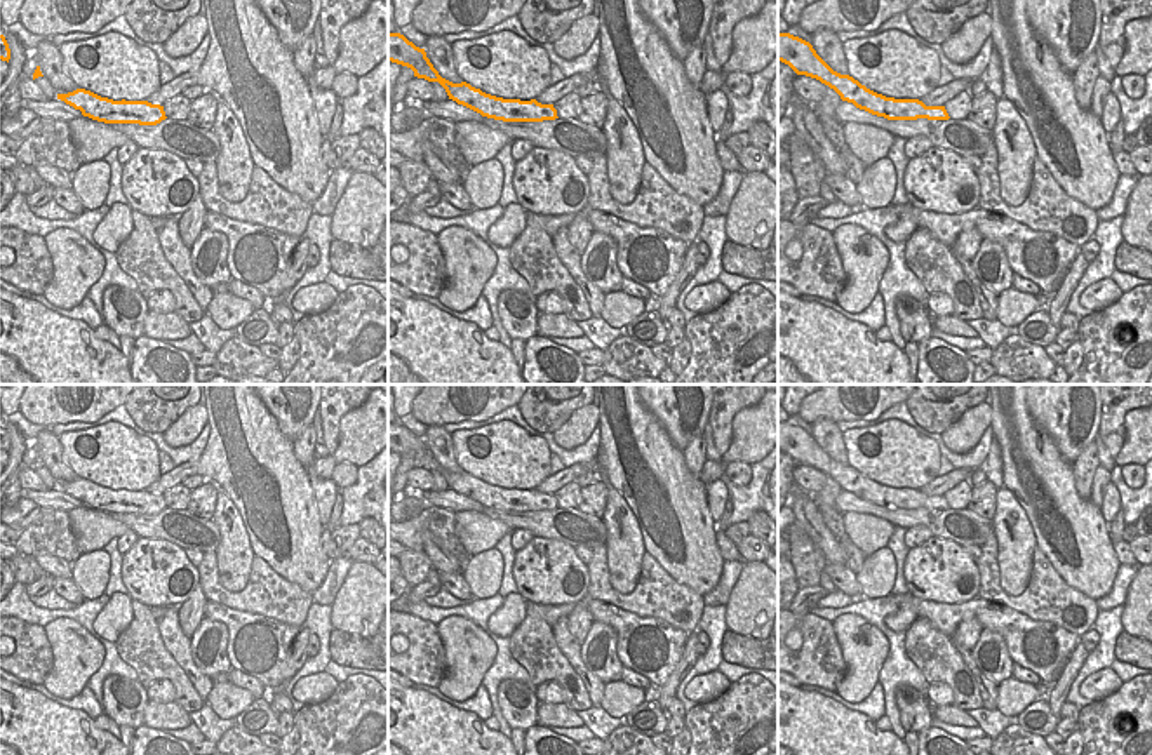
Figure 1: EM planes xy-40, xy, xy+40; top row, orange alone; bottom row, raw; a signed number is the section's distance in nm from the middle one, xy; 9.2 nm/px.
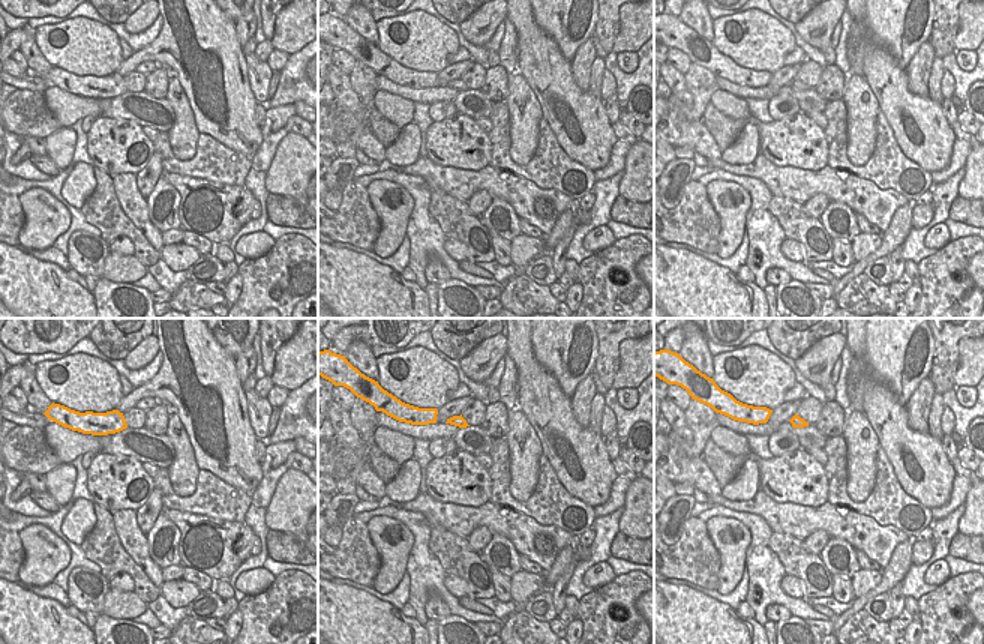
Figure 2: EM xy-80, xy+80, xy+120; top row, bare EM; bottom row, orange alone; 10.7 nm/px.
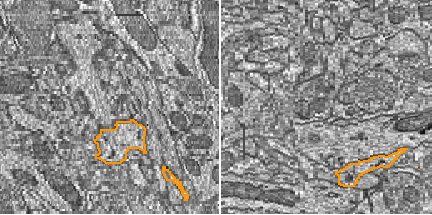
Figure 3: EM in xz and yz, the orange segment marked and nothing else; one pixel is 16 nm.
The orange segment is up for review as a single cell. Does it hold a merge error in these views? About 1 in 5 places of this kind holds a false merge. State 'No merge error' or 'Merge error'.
No merge error.

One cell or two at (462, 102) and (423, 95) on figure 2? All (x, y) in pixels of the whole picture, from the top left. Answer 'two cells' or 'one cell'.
one cell

